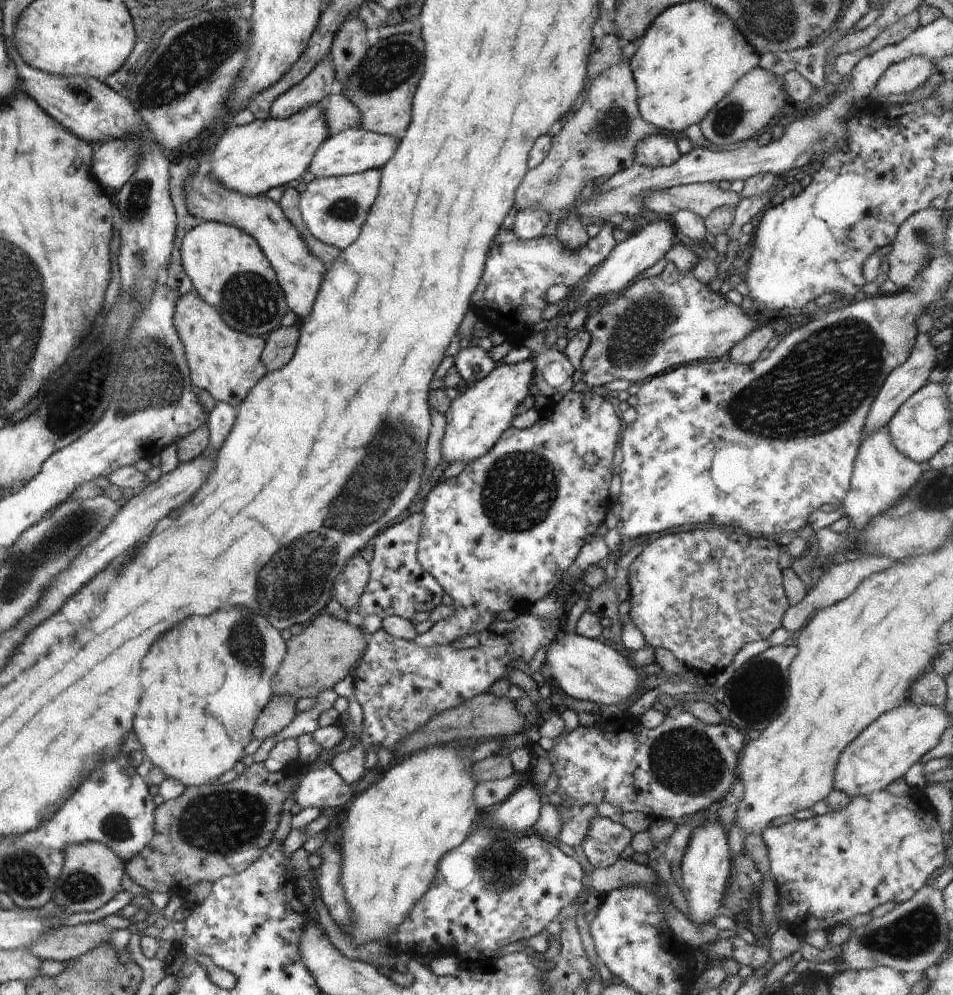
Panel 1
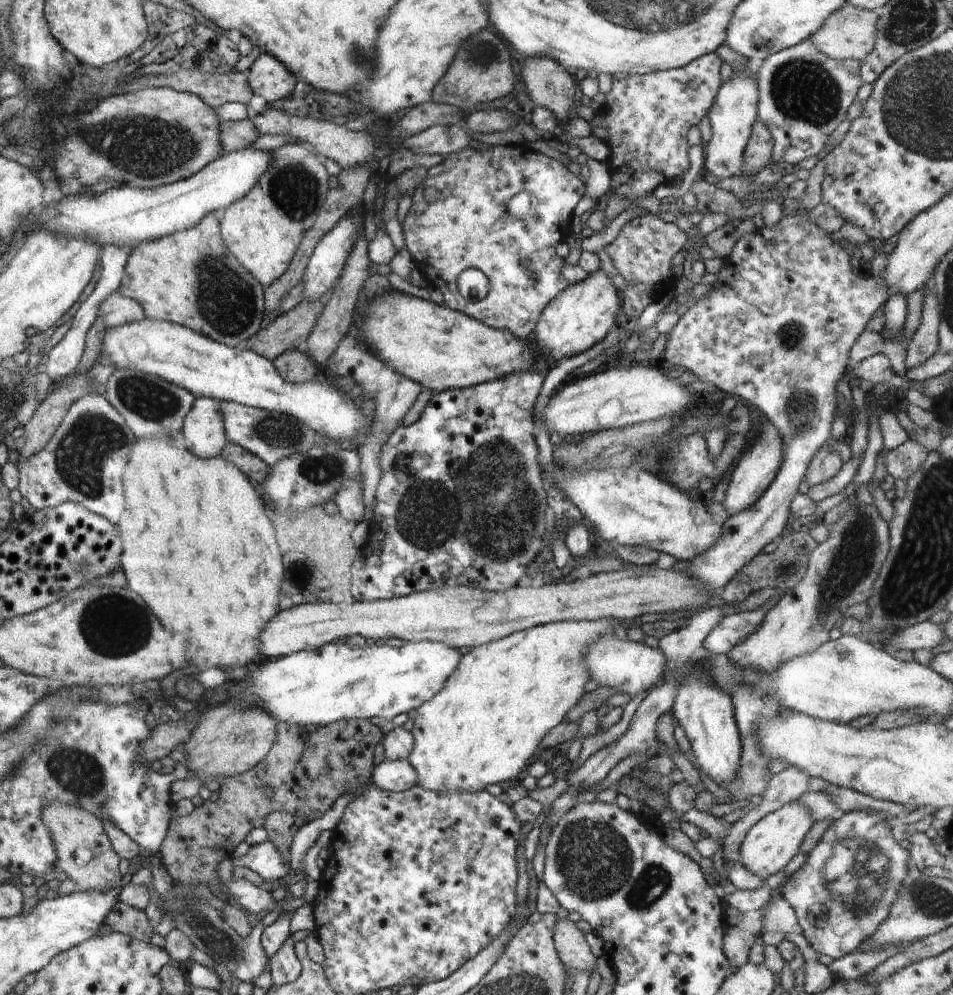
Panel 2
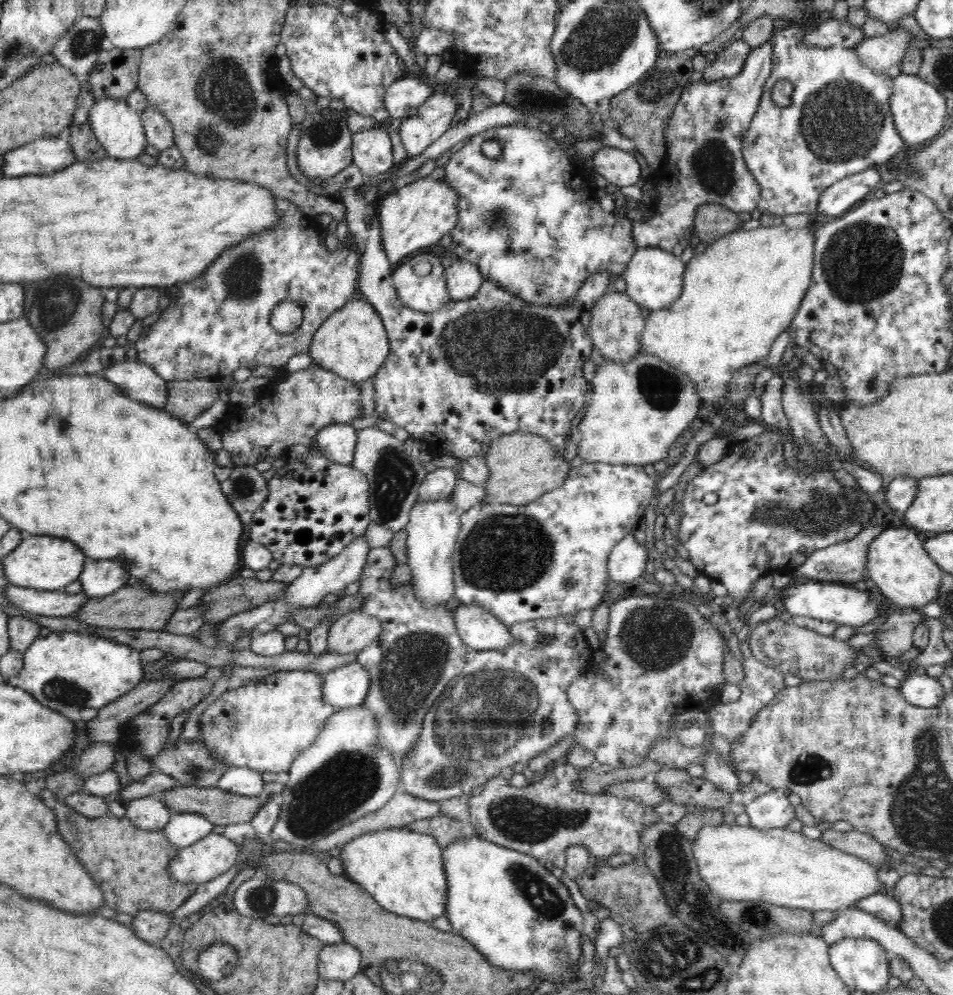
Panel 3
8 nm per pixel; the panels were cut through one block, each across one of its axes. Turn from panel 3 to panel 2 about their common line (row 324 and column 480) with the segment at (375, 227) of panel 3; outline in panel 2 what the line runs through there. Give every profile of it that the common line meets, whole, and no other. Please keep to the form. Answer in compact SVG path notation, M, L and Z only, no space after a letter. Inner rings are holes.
M540 372L514 373L473 387L434 393L424 407L421 417L408 426L400 424L384 444L380 455L381 477L376 491L376 504L370 520L368 540L361 555L351 566L351 594L356 601L391 599L420 591L431 591L451 586L472 587L483 591L505 591L515 587L526 568L538 558L544 535L552 532L555 514L547 503L543 470L537 463L536 424L534 407L546 375Z

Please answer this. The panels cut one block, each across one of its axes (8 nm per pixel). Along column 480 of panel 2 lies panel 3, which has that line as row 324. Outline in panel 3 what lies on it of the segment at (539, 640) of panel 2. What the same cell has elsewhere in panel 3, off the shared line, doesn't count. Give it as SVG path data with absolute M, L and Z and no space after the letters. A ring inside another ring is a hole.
M783 224L759 226L756 229L747 231L739 228L734 232L725 234L722 238L709 244L701 254L694 254L689 262L686 263L682 294L670 306L662 310L652 311L648 318L645 319L645 329L639 353L657 356L660 360L667 362L670 366L683 372L693 382L696 392L702 401L714 403L722 401L728 392L731 375L737 370L740 370L740 368L743 368L743 366L764 362L766 355L770 352L770 348L772 348L774 340L791 325L801 300L805 297L806 291L812 282L812 268L814 268L813 258L814 235L812 235L812 231L807 226L801 229L788 229Z

